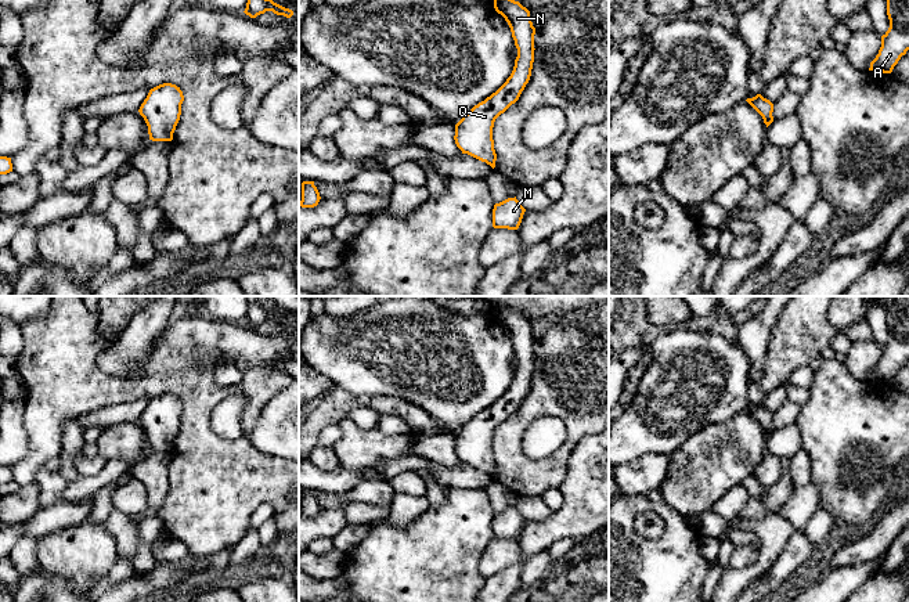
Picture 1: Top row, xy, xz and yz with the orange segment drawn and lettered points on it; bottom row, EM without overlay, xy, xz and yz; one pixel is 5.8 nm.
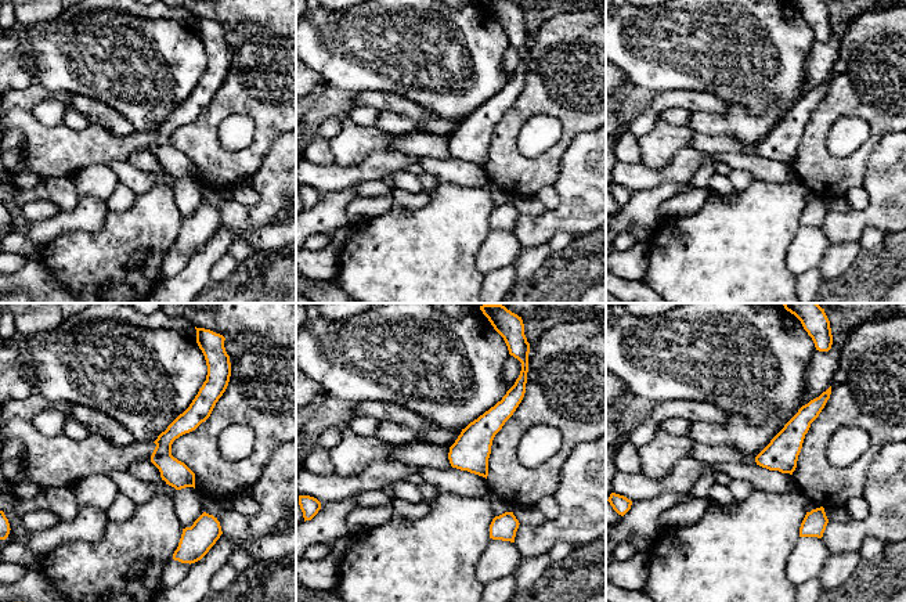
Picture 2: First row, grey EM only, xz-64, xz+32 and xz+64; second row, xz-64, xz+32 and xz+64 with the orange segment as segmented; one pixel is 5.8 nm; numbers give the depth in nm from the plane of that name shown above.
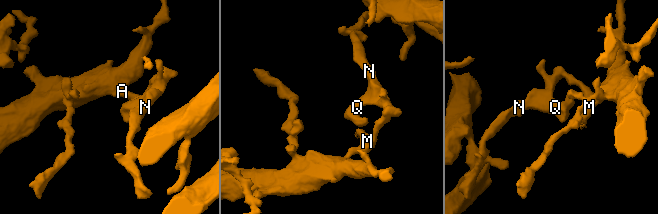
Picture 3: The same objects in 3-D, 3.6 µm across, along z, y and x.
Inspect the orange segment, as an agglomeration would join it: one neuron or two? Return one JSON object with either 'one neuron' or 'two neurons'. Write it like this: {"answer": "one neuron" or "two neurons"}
{"answer": "one neuron"}

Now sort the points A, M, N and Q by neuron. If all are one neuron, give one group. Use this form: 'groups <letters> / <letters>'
groups A M N Q

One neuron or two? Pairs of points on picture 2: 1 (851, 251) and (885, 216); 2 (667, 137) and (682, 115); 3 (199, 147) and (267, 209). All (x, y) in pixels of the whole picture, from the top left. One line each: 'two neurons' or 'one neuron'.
1: two neurons
2: two neurons
3: two neurons

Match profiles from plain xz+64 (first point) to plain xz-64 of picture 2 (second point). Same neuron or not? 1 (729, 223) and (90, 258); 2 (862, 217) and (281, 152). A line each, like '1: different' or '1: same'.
1: same
2: same

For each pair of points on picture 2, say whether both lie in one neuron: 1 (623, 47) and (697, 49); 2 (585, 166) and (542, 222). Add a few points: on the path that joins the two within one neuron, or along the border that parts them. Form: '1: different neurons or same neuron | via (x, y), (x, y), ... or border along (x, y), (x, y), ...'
1: same neuron | via (641, 49), (679, 49)
2: same neuron | via (585, 183), (585, 188), (559, 215)

